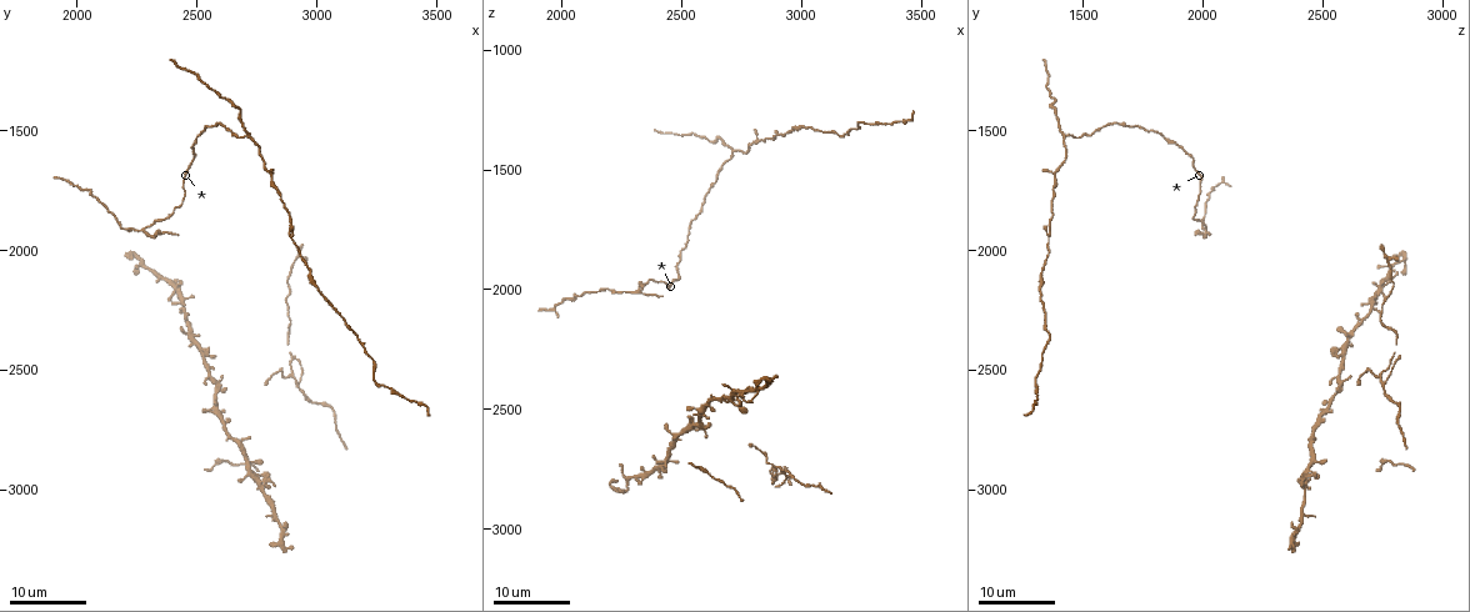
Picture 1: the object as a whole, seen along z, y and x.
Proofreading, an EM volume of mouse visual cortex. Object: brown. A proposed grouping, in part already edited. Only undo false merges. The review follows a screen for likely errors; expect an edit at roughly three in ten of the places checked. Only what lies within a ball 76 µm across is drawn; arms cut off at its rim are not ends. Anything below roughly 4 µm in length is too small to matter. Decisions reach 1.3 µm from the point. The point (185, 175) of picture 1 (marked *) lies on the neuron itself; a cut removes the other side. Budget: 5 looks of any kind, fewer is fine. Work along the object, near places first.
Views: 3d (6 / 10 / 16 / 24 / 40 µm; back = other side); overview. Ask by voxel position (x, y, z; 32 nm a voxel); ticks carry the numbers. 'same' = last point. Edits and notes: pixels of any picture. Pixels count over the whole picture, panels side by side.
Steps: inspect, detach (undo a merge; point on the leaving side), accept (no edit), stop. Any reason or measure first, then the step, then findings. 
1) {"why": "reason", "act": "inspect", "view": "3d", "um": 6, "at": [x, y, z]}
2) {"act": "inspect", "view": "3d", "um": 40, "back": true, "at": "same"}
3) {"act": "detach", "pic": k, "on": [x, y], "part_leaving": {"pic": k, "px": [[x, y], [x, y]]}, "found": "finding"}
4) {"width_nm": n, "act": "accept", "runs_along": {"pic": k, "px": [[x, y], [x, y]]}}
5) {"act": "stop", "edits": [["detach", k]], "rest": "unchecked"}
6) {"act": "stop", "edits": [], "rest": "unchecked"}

{"why": "three-way junction", "act": "inspect", "view": "3d", "um": 16, "at": [2290, 1920, 2010]}

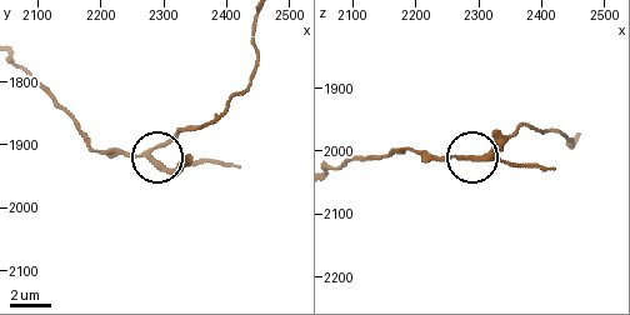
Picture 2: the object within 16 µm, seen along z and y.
{"act": "inspect", "view": "3d", "um": 10, "at": [2285, 1920, 2010]}

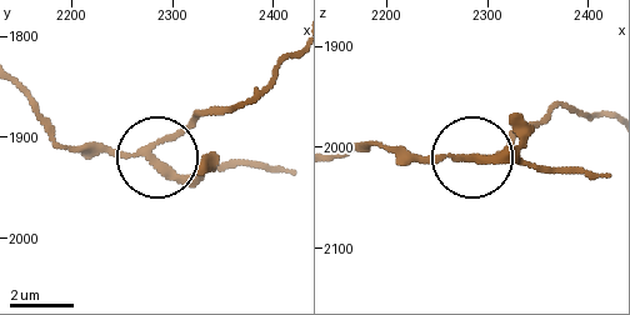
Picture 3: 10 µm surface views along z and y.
{"width_nm": 200, "act": "detach", "pic": 3, "on": [98, 146], "part_leaving": {"pic": 3, "px": [[145, 158], [100, 158], [68, 146], [26, 100]]}, "found": "two neurons meet here"}

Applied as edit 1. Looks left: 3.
{"why": "four-way junction", "act": "inspect", "view": "3d", "um": 16, "at": [2470, 2350, 2620]}

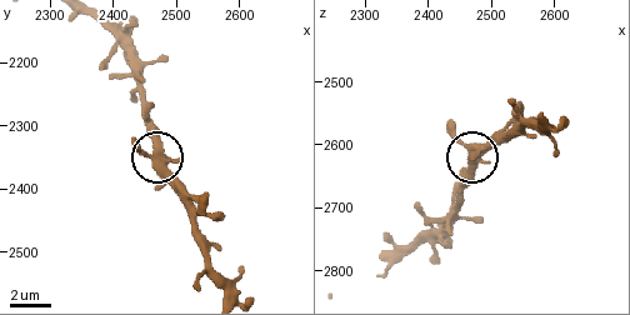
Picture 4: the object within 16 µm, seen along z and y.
{"act": "inspect", "view": "3d", "um": 6, "at": "same"}

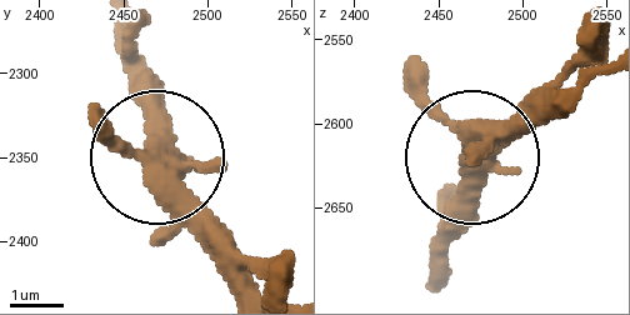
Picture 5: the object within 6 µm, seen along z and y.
{"side_arm_um": 19, "arms": 4, "act": "accept", "found": "all the same neuron"}

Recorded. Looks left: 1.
{"act": "stop", "edits": [["detach", 3]], "rest": "unchecked"}

